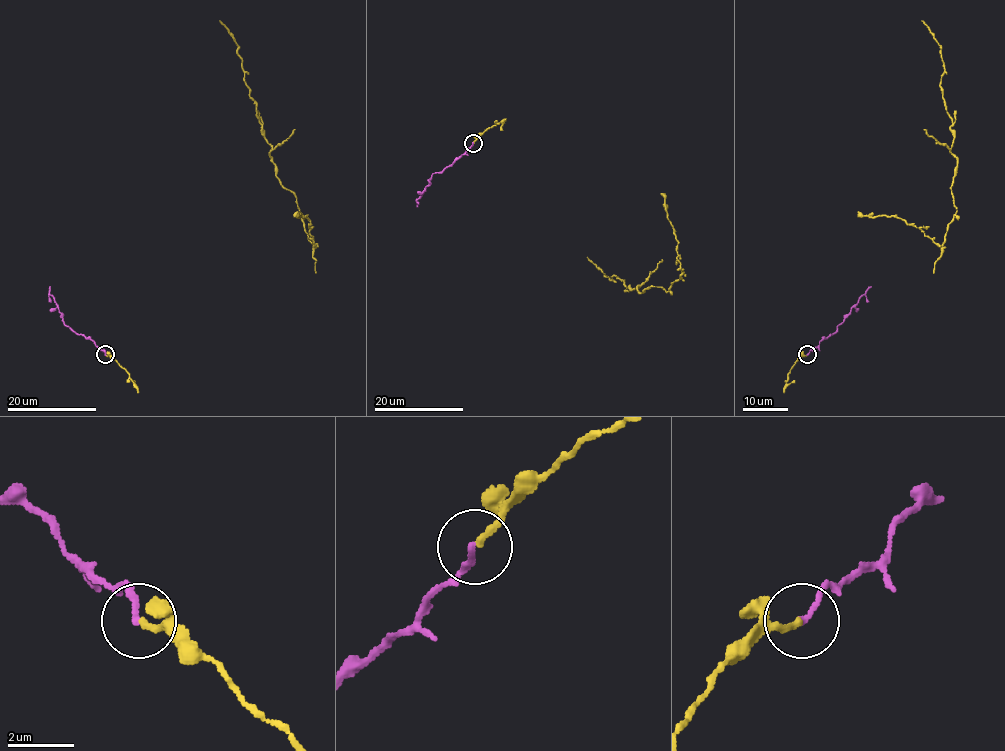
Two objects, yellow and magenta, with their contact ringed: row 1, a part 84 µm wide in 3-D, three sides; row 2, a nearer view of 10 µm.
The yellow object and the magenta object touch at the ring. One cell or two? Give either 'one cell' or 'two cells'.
one cell

